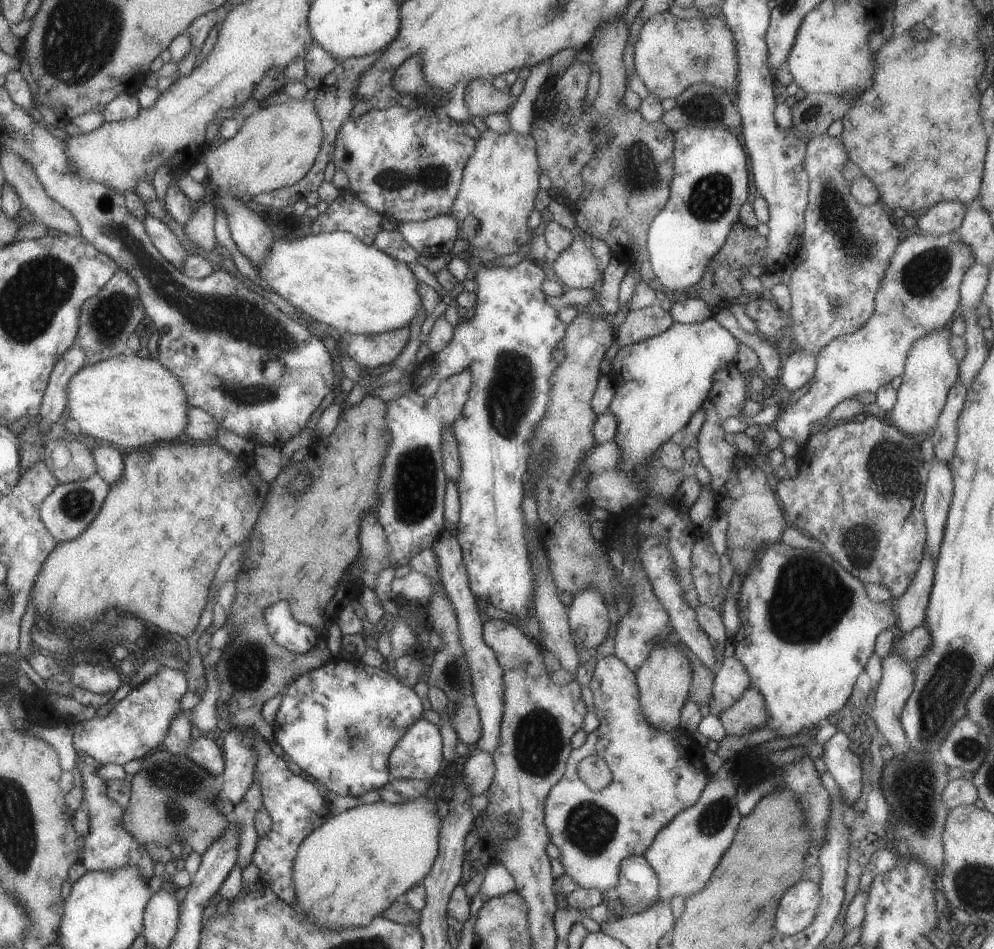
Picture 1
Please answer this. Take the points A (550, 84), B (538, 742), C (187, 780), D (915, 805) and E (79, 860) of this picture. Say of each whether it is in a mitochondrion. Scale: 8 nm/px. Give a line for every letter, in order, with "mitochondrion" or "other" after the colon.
A: other
B: mitochondrion
C: mitochondrion
D: mitochondrion
E: other

